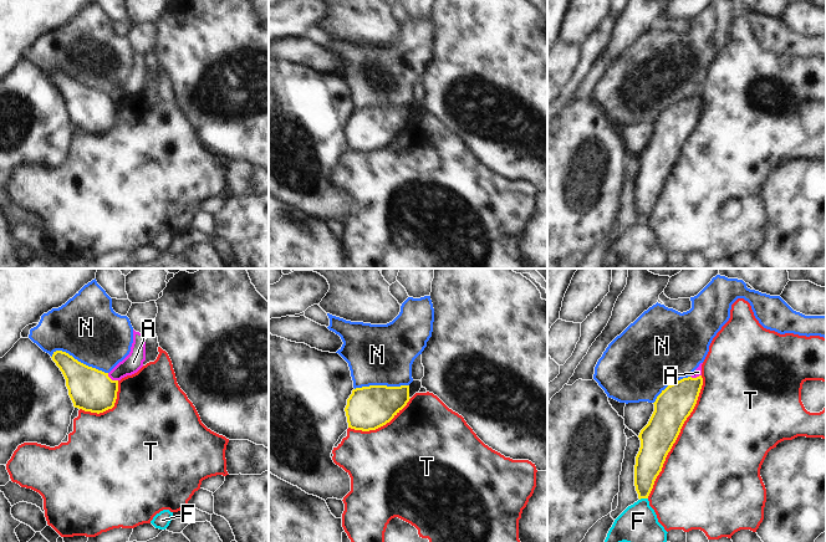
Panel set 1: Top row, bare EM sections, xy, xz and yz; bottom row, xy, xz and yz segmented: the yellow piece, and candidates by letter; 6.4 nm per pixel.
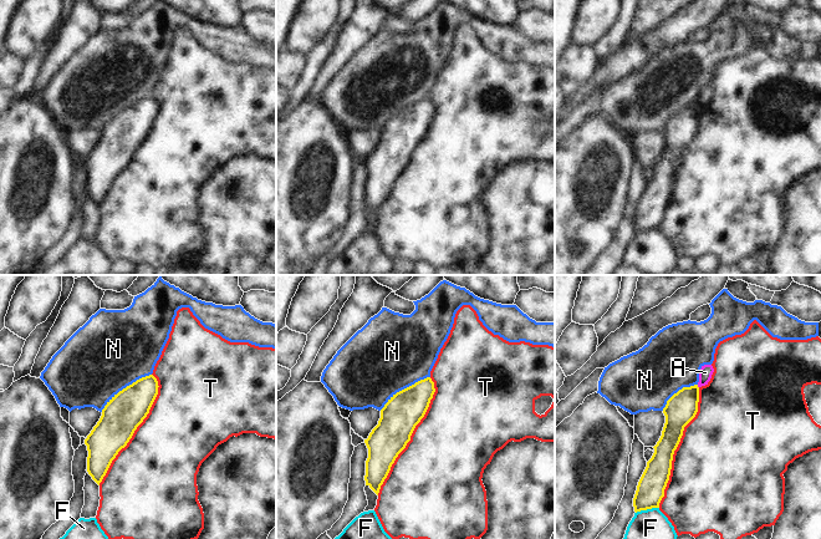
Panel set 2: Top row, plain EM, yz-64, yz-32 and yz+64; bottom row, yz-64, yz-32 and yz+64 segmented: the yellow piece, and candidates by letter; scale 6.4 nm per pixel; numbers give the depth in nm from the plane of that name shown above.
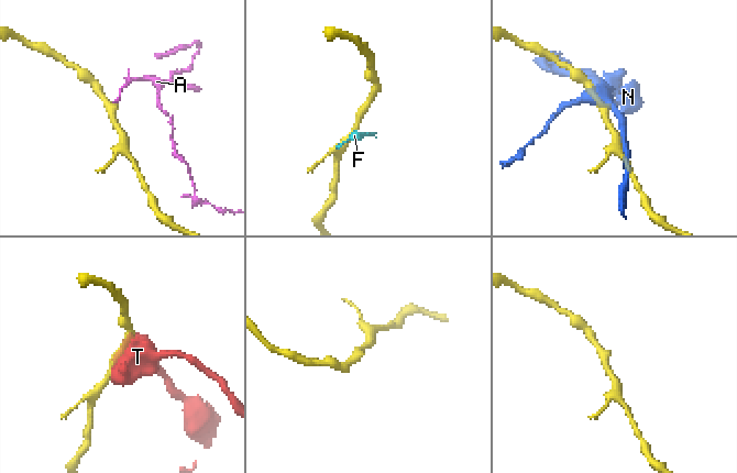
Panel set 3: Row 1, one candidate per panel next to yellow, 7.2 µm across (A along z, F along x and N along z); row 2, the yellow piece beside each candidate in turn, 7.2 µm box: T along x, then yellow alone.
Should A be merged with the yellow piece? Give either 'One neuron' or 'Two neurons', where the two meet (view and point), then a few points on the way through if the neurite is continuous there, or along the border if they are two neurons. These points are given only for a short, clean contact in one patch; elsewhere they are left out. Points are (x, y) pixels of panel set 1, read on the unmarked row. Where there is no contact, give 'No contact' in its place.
Two neurons. Touches yellow at xy (111, 101). Boundary: xy (107, 95), (112, 101), (117, 102).

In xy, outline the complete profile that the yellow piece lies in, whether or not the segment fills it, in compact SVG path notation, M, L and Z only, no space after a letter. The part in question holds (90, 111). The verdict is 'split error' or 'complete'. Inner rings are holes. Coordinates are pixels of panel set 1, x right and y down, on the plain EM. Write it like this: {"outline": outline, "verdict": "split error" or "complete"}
{"outline": "M56 72L51 80L66 101L75 129L100 136L114 128L118 102L112 102L108 94L88 88L66 73Z", "verdict": "complete"}

